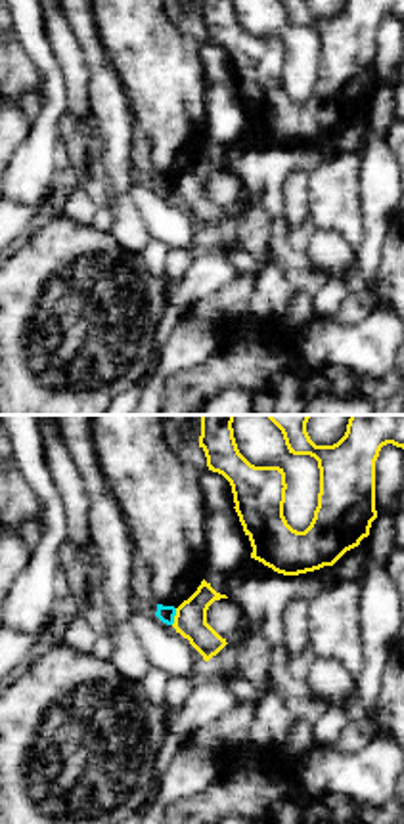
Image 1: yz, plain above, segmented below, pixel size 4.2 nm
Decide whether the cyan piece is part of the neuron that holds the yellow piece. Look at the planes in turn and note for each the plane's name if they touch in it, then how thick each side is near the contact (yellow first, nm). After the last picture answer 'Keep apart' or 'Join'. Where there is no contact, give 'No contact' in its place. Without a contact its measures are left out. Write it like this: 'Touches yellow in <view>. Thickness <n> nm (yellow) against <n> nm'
Touches yellow in yz. Thickness 140 nm (yellow) against 70 nm

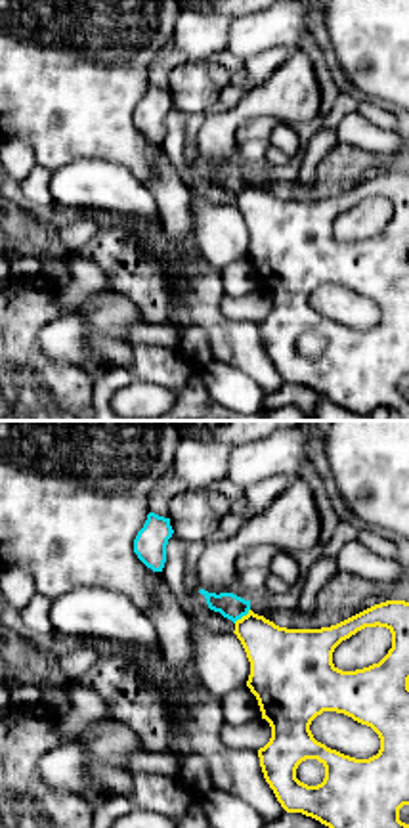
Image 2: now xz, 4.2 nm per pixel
Touches yellow in xz. Thickness 280 nm (yellow) against 110 nm

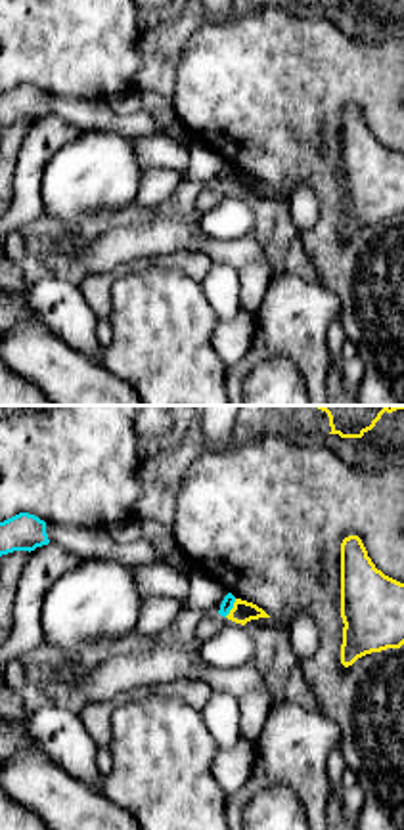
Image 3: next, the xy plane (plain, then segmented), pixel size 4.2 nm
Touches yellow in xy. Thickness 90 nm (yellow) against 50 nm

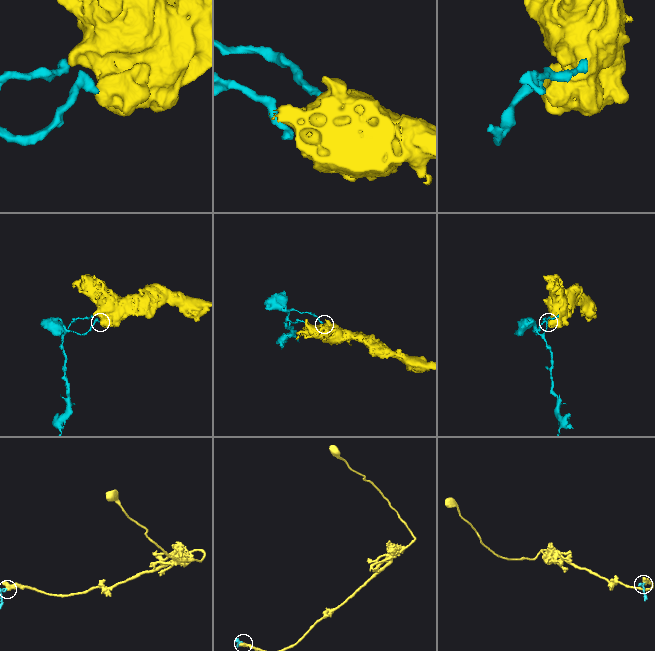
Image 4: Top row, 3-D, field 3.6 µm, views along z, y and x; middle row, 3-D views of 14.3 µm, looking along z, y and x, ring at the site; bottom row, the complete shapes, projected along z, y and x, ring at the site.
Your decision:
Keep apart

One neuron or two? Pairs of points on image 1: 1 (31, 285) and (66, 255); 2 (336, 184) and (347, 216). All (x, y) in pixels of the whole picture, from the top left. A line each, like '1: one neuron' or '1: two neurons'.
1: one neuron
2: one neuron

